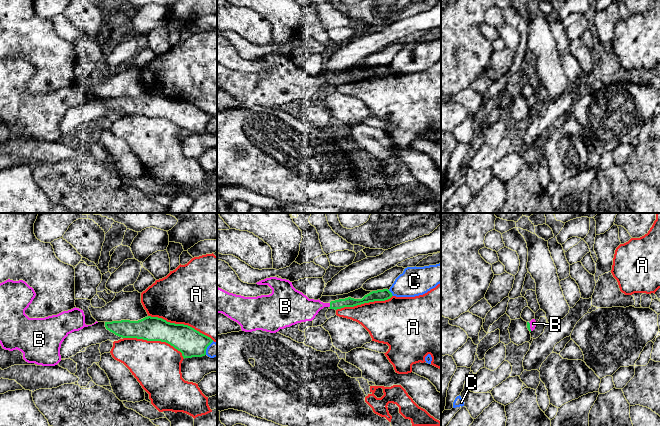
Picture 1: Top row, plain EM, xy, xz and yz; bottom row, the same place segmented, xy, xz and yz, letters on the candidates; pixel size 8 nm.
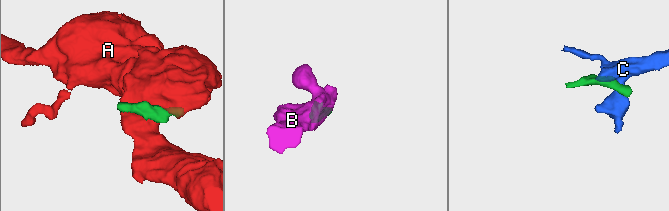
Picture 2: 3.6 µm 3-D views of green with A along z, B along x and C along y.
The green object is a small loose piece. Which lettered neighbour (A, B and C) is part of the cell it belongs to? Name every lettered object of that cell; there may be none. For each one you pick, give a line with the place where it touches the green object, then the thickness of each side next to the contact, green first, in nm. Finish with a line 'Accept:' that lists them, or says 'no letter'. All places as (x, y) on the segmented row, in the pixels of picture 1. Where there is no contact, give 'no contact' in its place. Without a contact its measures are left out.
B: meets green in xz at (330, 305); 80 nm thick on the green side, 220 nm on the other
Accept: B

